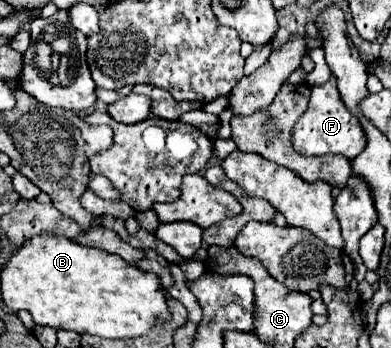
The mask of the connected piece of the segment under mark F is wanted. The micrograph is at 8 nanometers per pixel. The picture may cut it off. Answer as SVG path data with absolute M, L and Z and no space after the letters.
M331 78L323 86L311 88L309 108L303 112L299 122L293 128L293 148L301 156L321 156L321 154L343 154L345 158L353 160L357 154L363 152L367 144L363 126L359 118L349 114L347 106L341 102L341 94L337 90L337 80Z

